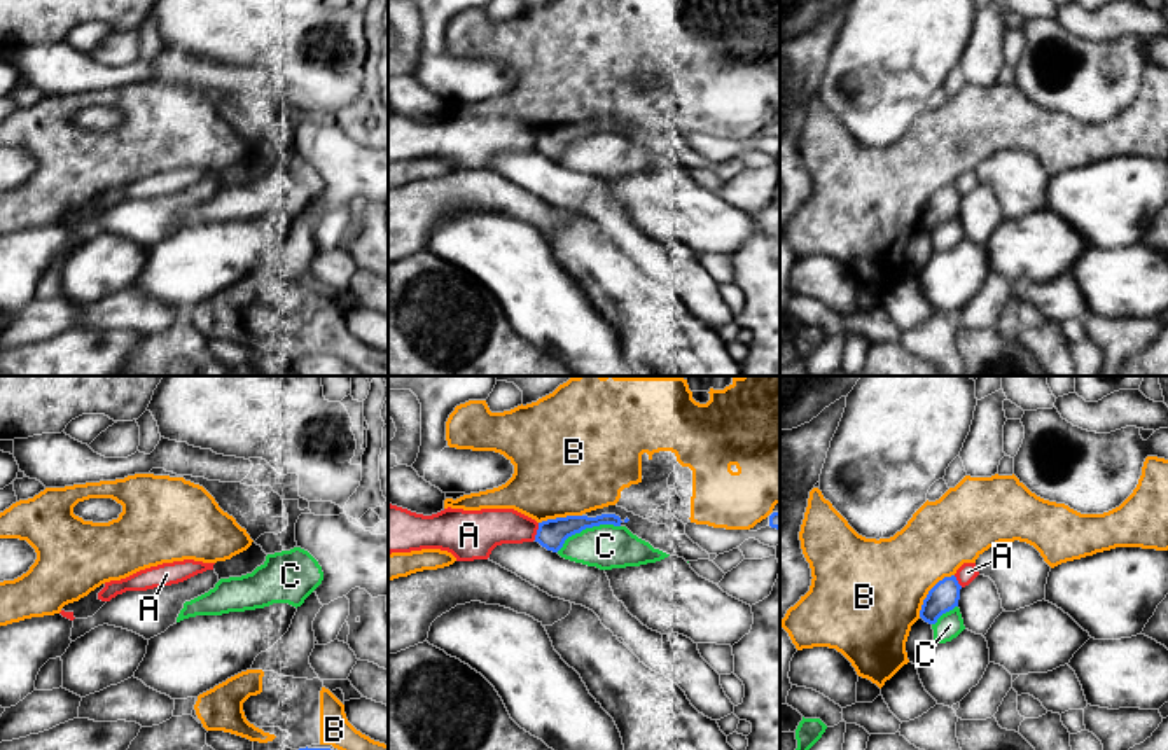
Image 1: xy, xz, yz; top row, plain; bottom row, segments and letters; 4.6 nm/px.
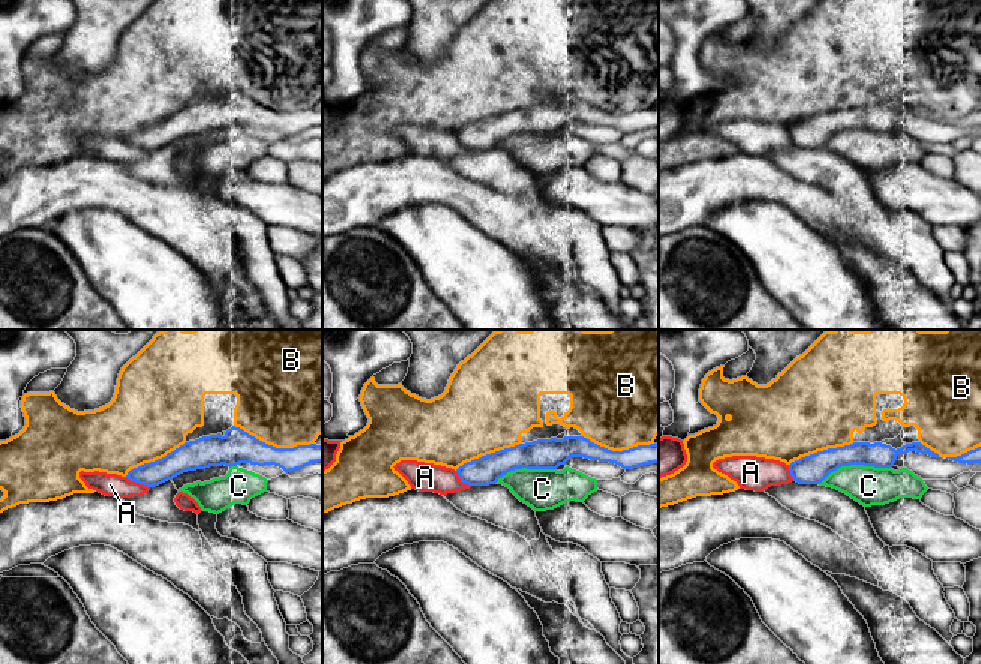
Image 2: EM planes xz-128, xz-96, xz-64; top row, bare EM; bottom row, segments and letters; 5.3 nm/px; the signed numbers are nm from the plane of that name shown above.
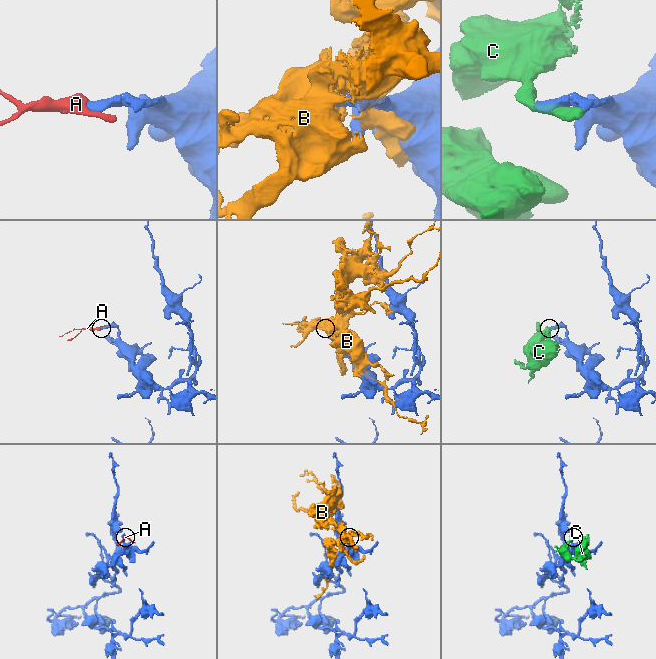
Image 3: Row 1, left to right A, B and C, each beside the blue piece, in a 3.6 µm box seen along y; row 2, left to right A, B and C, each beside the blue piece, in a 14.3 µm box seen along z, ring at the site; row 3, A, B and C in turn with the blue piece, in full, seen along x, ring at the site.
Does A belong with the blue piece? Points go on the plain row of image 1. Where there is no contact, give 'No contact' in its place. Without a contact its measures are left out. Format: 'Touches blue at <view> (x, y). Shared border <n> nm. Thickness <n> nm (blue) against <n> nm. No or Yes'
Touches blue at xz (537, 140). Shared border 80 nm. Thickness 140 nm (blue) against 190 nm. No

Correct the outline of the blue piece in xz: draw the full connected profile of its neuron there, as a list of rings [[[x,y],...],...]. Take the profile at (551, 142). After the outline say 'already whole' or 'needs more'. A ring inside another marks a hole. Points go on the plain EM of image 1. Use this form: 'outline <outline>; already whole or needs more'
outline [[[601,122],[596,126],[587,124],[567,124],[539,131],[535,150],[539,150],[547,159],[558,161],[565,149],[586,136],[600,133],[621,135],[621,126],[615,122]]]; already whole

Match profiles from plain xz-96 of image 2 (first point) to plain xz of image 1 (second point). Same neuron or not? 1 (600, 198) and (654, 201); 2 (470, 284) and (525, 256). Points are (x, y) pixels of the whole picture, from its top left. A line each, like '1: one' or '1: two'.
1: one
2: one

